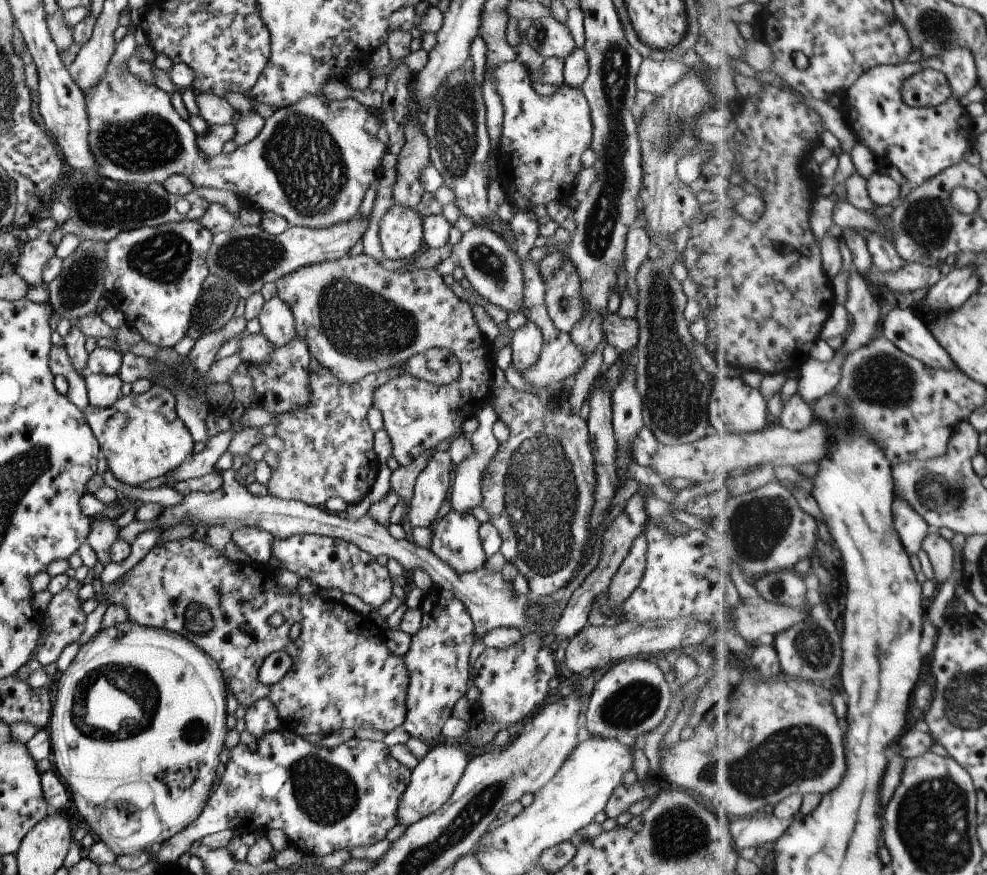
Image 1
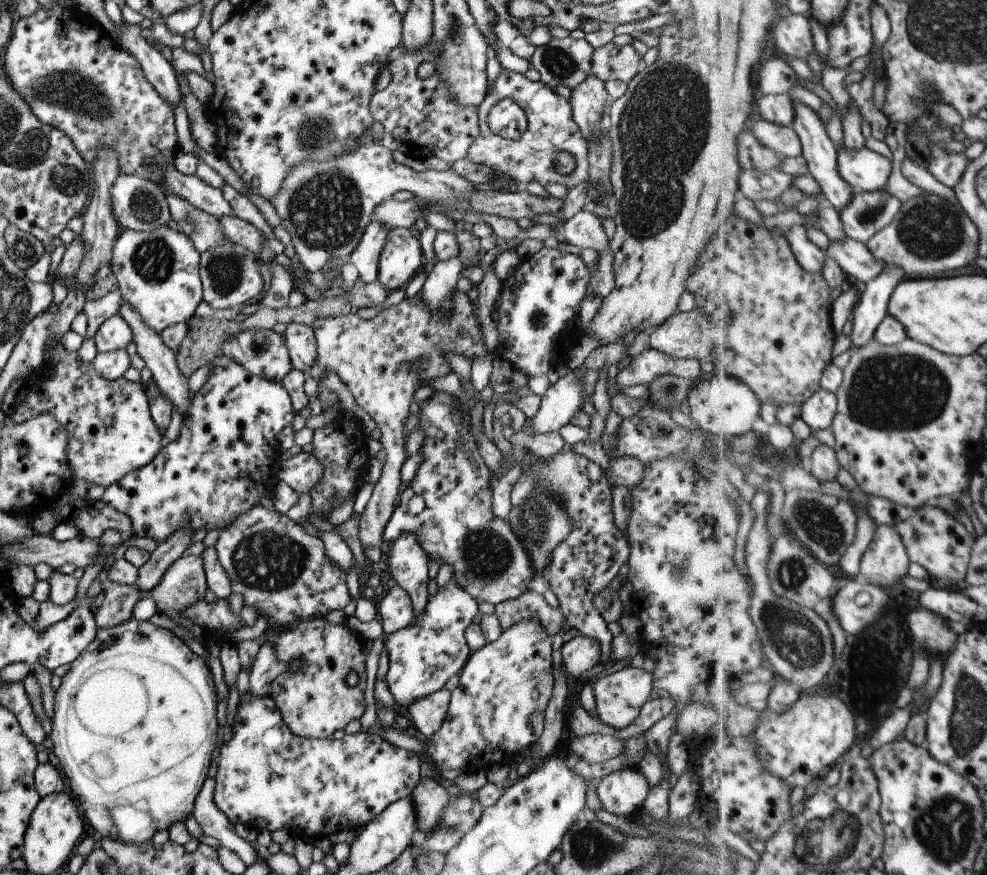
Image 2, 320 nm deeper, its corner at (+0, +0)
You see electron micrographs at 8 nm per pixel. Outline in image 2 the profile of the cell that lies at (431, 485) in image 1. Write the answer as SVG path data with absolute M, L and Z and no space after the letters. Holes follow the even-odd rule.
M411 532L401 534L390 544L387 558L389 576L395 580L396 586L409 594L413 606L413 620L410 626L413 626L427 604L427 563L430 559Z

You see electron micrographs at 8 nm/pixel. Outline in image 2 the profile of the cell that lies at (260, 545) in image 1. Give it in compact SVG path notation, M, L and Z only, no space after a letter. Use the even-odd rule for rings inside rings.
M181 556L165 570L149 596L156 605L157 614L177 622L183 608L203 599L205 589L201 556Z

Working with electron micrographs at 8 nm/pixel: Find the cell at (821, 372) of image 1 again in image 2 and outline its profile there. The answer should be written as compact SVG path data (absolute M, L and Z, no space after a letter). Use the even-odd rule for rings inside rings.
M822 388L803 403L799 416L811 430L825 430L832 426L837 411L837 395Z

